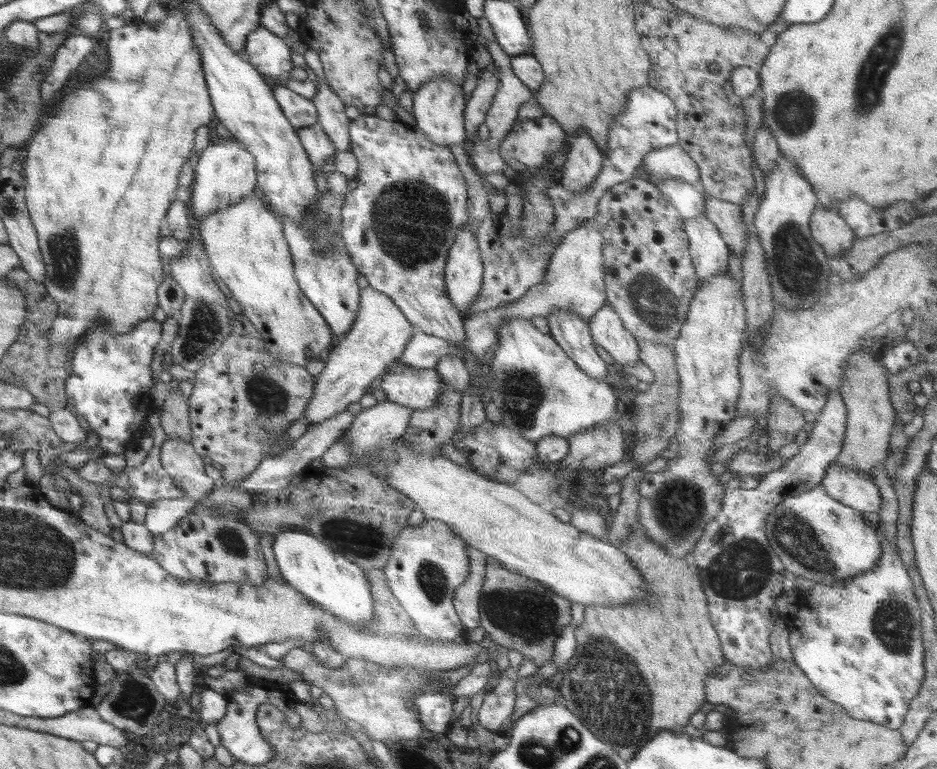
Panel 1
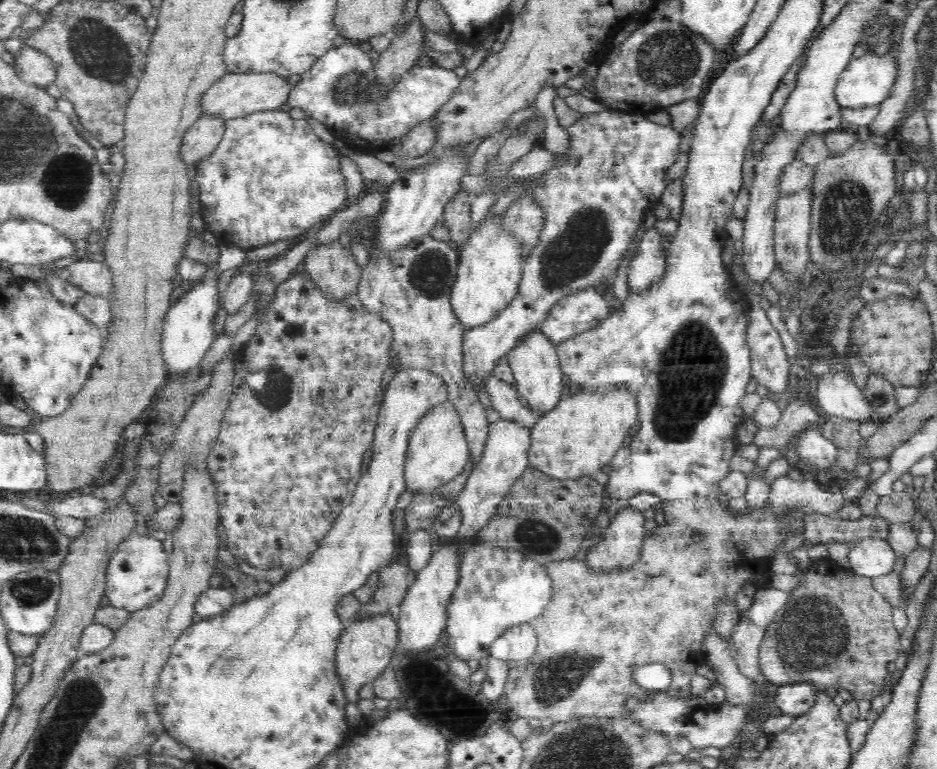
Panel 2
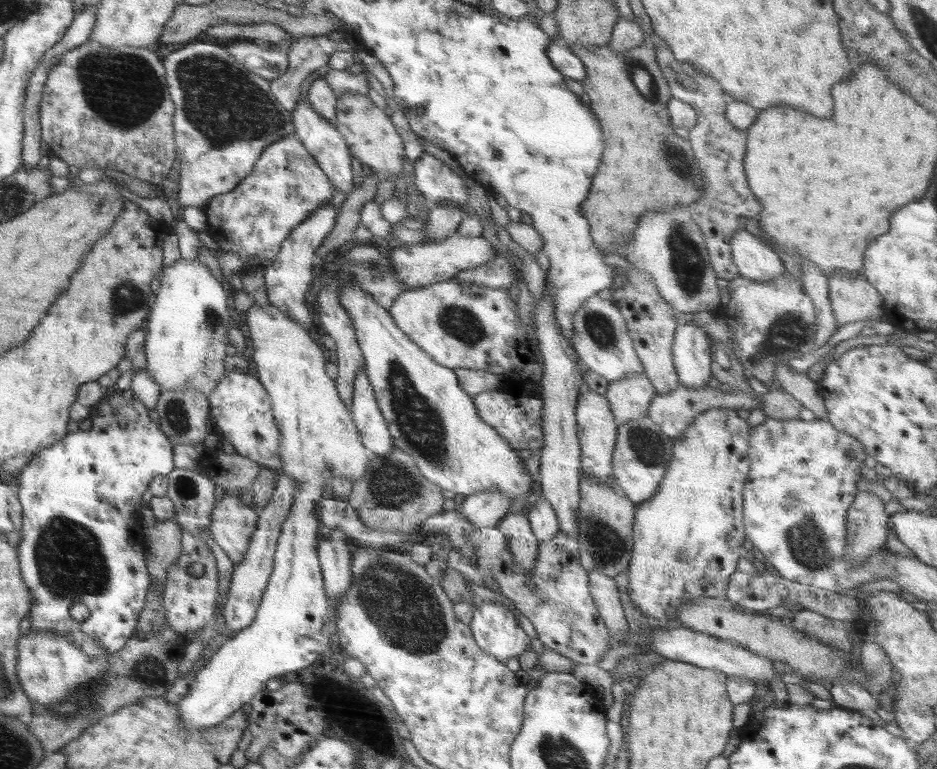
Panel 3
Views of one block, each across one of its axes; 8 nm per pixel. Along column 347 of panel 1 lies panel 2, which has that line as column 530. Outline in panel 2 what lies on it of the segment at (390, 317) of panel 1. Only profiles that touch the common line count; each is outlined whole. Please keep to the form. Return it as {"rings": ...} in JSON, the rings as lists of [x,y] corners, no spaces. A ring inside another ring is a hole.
{"rings":[[[540,327],[528,332],[518,344],[504,356],[514,375],[514,385],[519,396],[524,396],[529,408],[538,416],[545,415],[556,406],[562,398],[562,369],[559,365],[555,344],[541,332]]]}

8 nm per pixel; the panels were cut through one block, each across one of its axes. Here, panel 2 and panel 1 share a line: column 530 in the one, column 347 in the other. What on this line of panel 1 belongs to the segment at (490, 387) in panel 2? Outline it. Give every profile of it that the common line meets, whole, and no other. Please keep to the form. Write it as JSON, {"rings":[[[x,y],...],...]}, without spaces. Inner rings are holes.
{"rings":[[[343,410],[334,418],[329,418],[324,422],[317,422],[314,426],[308,427],[308,430],[293,442],[292,448],[289,448],[278,456],[266,457],[254,471],[246,475],[243,479],[240,479],[239,482],[232,487],[246,491],[259,492],[261,494],[265,491],[275,491],[286,488],[293,476],[296,476],[300,471],[310,466],[310,463],[314,459],[320,458],[326,450],[333,445],[336,437],[342,433],[342,431],[350,427],[352,418],[353,415],[349,411]]]}

